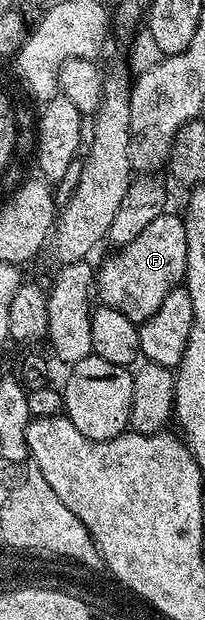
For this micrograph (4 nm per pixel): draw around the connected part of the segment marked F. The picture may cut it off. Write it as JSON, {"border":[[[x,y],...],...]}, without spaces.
{"border":[[[165,211],[133,243],[124,245],[114,250],[112,257],[107,257],[103,261],[103,266],[97,269],[97,297],[102,304],[113,307],[125,315],[125,319],[136,323],[142,323],[151,318],[153,313],[161,307],[165,300],[165,295],[169,291],[180,288],[184,284],[187,275],[187,260],[189,259],[189,247],[185,243],[185,223],[182,216],[177,212]]]}

